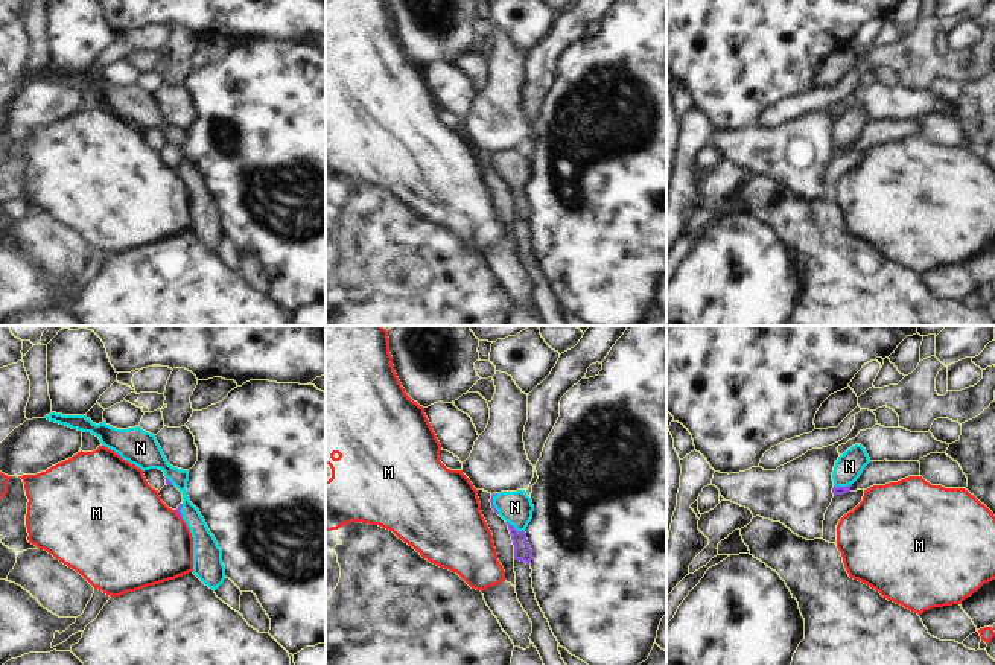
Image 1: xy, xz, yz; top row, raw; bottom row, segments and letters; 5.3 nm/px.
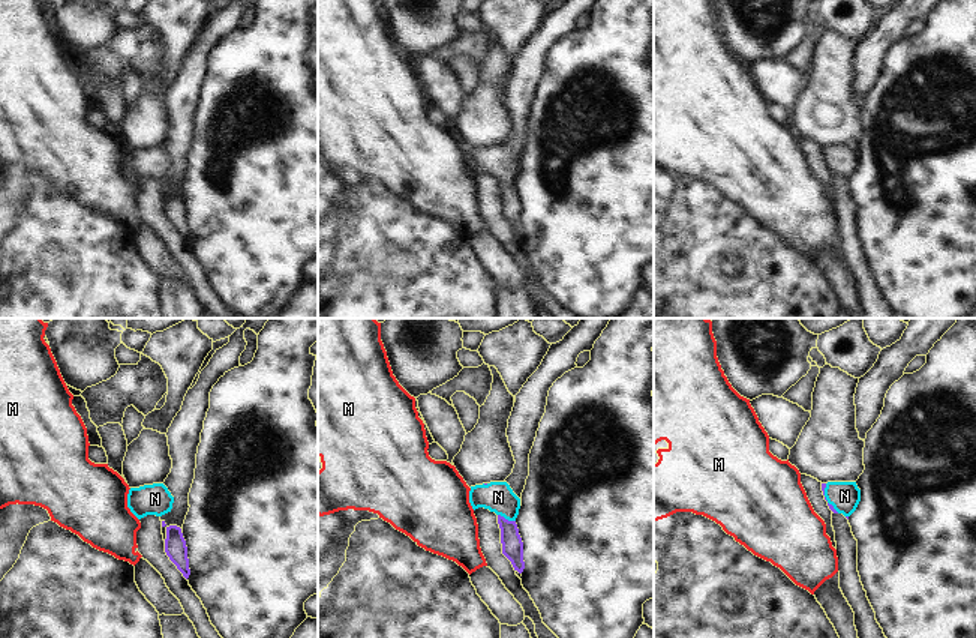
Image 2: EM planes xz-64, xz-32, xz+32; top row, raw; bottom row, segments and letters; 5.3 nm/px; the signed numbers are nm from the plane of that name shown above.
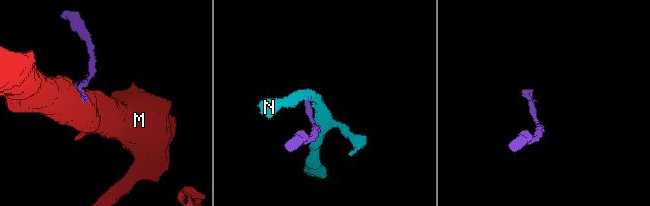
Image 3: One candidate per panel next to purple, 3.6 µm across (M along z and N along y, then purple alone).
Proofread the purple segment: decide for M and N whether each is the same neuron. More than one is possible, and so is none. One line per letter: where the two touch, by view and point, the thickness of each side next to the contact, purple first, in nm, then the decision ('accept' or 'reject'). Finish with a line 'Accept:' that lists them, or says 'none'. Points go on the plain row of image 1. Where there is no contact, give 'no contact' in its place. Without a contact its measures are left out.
M: meets purple in xy at (178, 174); 20 nm thick on the purple side, 480 nm on the other; reject
N: meets purple in xz at (513, 186); 100 nm thick on the purple side, 180 nm on the other; accept
Accept: N

